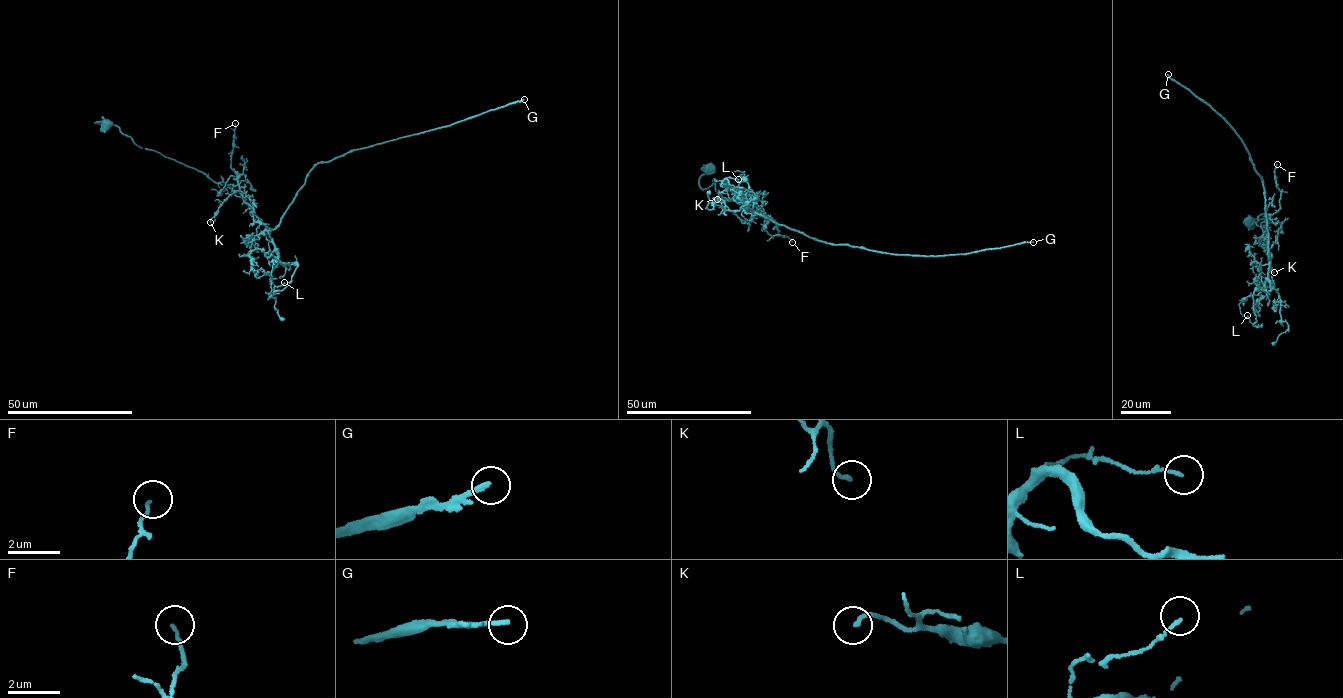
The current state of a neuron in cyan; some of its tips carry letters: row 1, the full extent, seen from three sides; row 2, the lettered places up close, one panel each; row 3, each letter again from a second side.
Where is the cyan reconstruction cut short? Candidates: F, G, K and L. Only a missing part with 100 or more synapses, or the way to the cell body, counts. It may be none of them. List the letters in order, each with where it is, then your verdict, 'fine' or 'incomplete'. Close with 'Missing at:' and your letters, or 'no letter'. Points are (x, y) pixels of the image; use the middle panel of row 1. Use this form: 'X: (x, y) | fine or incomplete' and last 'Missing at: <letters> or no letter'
F: (792, 242) | fine
G: (1033, 242) | incomplete
K: (717, 199) | fine
L: (738, 179) | fine
Missing at: G

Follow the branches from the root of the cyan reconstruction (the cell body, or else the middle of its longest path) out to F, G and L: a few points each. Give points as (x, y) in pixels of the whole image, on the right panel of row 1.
F: (1247, 222), (1270, 214), (1263, 213), (1258, 225), (1279, 223), (1271, 247), (1265, 228), (1280, 208), (1277, 164)
G: (1247, 222), (1265, 213), (1258, 225), (1281, 225), (1270, 259), (1262, 179), (1243, 143), (1168, 74)
L: (1247, 222), (1268, 214), (1256, 224), (1282, 227), (1268, 250), (1270, 290), (1255, 290), (1253, 325), (1247, 315)

